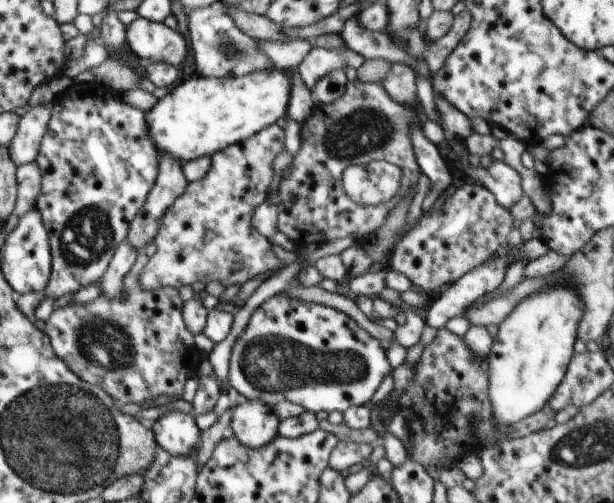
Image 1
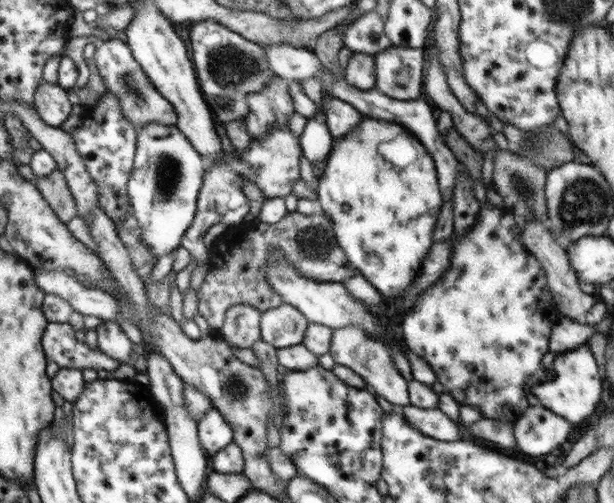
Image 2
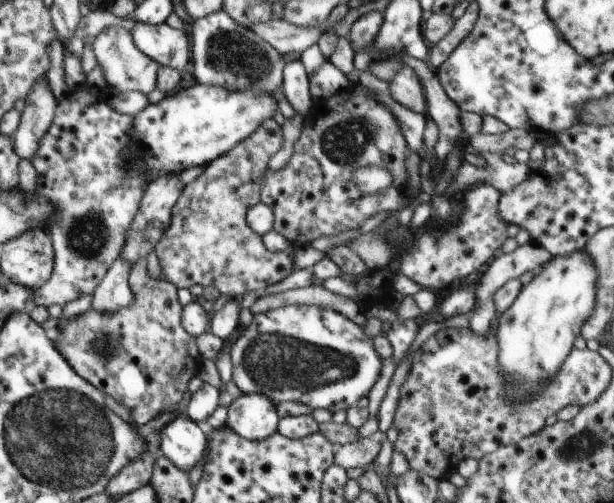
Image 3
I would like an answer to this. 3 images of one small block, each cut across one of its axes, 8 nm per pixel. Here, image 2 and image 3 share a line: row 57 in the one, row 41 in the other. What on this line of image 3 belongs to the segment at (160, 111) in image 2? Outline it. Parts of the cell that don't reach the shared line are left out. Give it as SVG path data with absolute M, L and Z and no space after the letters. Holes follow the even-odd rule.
M129 25L108 26L102 30L91 44L97 58L97 64L101 67L104 78L109 86L120 92L142 92L150 94L157 86L158 68L160 64L146 56L138 46L129 31Z

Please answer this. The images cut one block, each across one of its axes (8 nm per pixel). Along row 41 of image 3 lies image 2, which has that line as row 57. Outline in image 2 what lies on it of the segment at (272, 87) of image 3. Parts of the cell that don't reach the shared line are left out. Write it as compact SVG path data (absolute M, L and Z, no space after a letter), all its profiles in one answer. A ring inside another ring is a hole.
M214 19L192 25L190 46L200 90L211 112L221 121L220 126L232 119L245 119L250 111L250 94L262 91L276 75L266 60L265 49L231 32Z

